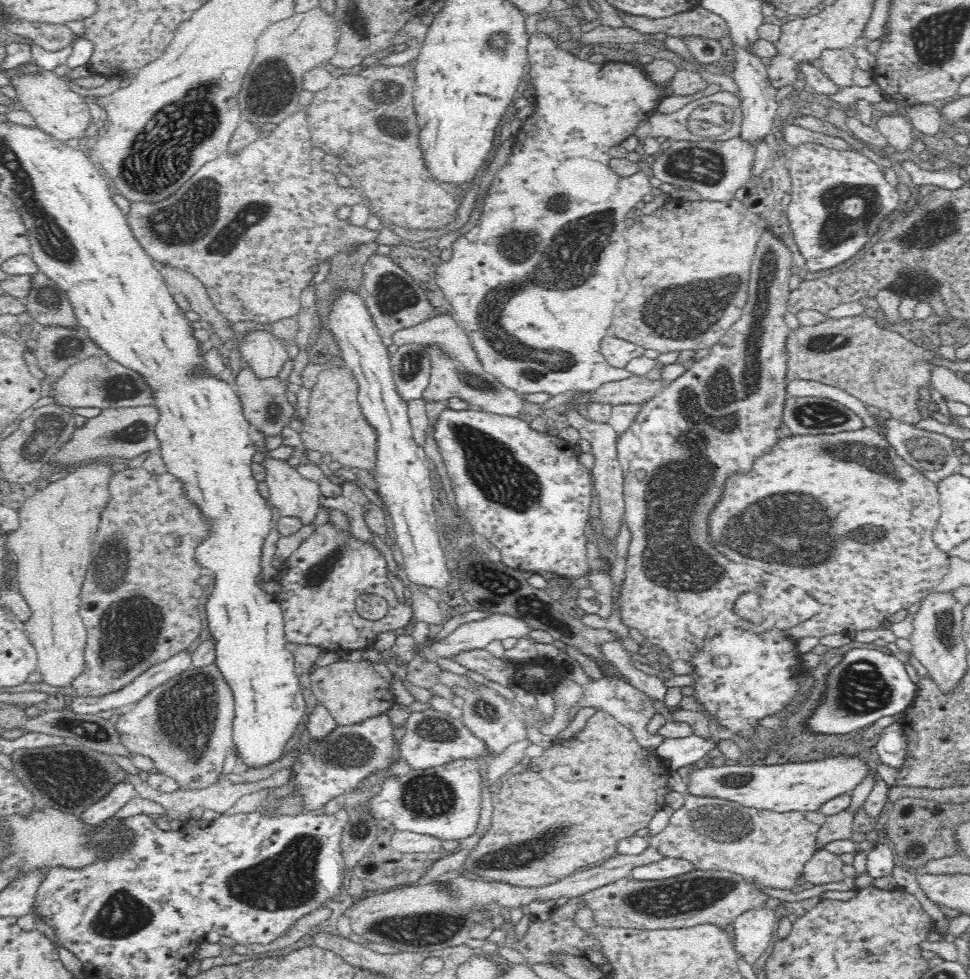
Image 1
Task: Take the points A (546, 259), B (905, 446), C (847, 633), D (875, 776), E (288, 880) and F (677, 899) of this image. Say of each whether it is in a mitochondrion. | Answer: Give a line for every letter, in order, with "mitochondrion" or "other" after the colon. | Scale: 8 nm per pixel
A: mitochondrion
B: mitochondrion
C: other
D: other
E: mitochondrion
F: mitochondrion

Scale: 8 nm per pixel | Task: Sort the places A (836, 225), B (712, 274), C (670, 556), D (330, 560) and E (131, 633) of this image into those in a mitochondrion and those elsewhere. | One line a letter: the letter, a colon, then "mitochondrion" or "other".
A: mitochondrion
B: mitochondrion
C: mitochondrion
D: mitochondrion
E: mitochondrion

